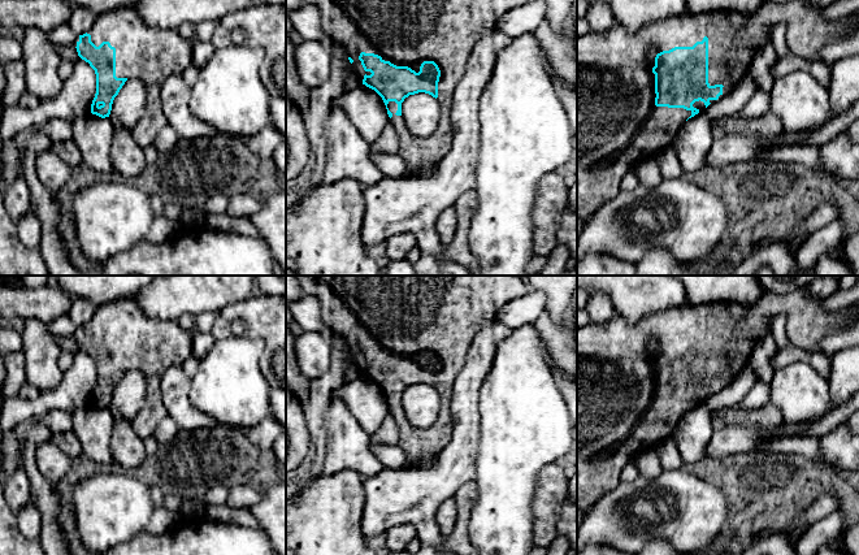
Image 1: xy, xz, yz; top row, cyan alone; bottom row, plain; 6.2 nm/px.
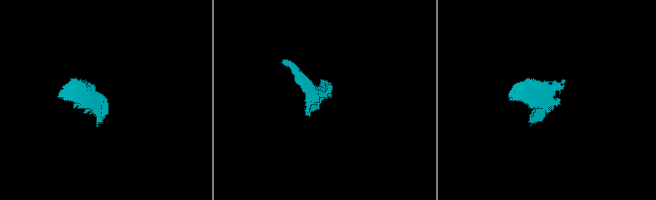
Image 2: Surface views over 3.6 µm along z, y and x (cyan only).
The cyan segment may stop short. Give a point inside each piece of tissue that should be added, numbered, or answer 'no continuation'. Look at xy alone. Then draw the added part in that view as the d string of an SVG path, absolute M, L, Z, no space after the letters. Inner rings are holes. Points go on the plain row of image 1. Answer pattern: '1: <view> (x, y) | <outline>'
1: xy (151, 346) | M131 298L96 305L87 325L96 338L109 333L116 339L117 369L143 373L146 404L130 422L142 439L151 437L157 424L169 416L161 399L161 378L169 368L182 367L192 355L192 334L174 320L148 317Z

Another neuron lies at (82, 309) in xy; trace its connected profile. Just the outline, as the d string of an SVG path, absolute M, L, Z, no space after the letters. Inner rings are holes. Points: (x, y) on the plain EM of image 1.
M71 296L73 302L69 308L68 316L75 324L75 326L83 326L92 318L96 305L82 296Z

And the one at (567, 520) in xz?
M569 498L563 503L556 524L558 536L564 536L569 539L571 547L577 554L577 504Z

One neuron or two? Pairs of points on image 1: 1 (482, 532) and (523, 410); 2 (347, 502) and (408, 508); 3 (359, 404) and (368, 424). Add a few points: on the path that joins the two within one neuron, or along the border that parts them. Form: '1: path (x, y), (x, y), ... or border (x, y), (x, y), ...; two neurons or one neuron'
1: path (503, 502), (507, 465), (517, 439); one neuron
2: border (364, 478), (363, 534); two neurons
3: path (364, 410), (368, 413), (368, 419); one neuron

